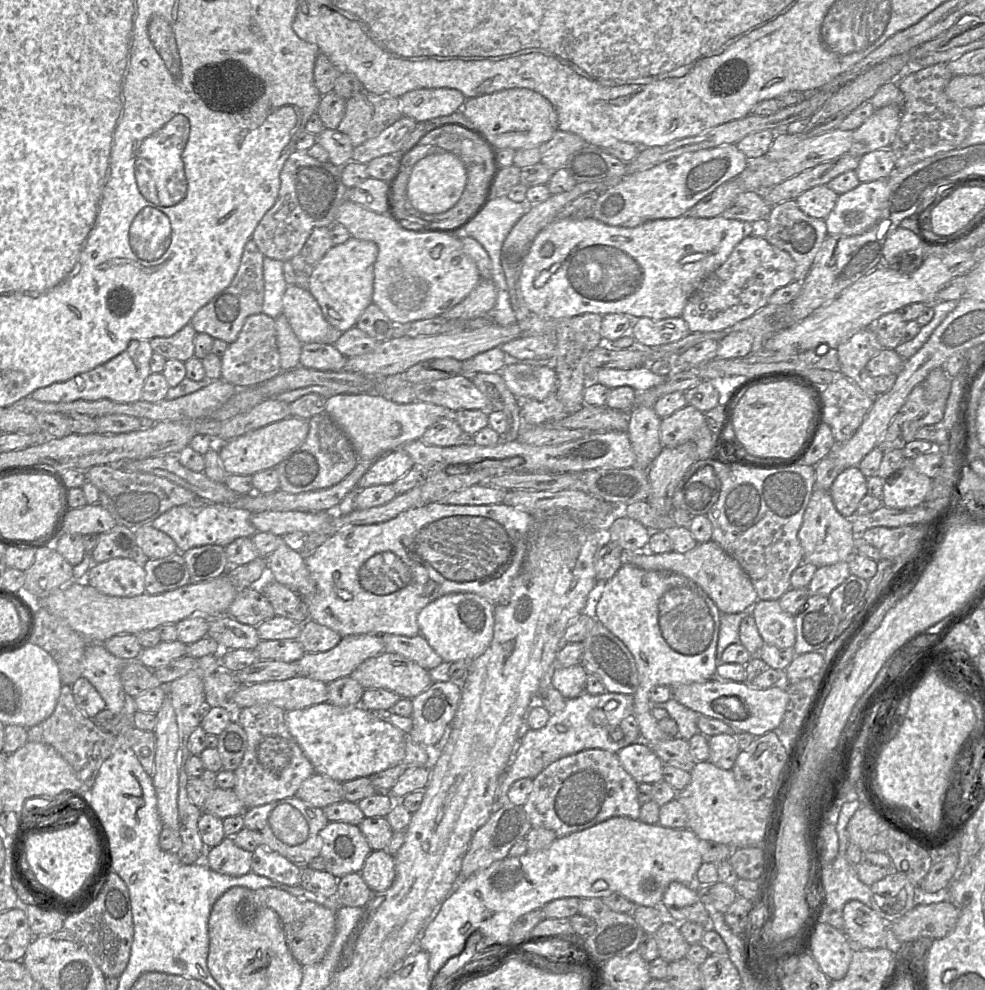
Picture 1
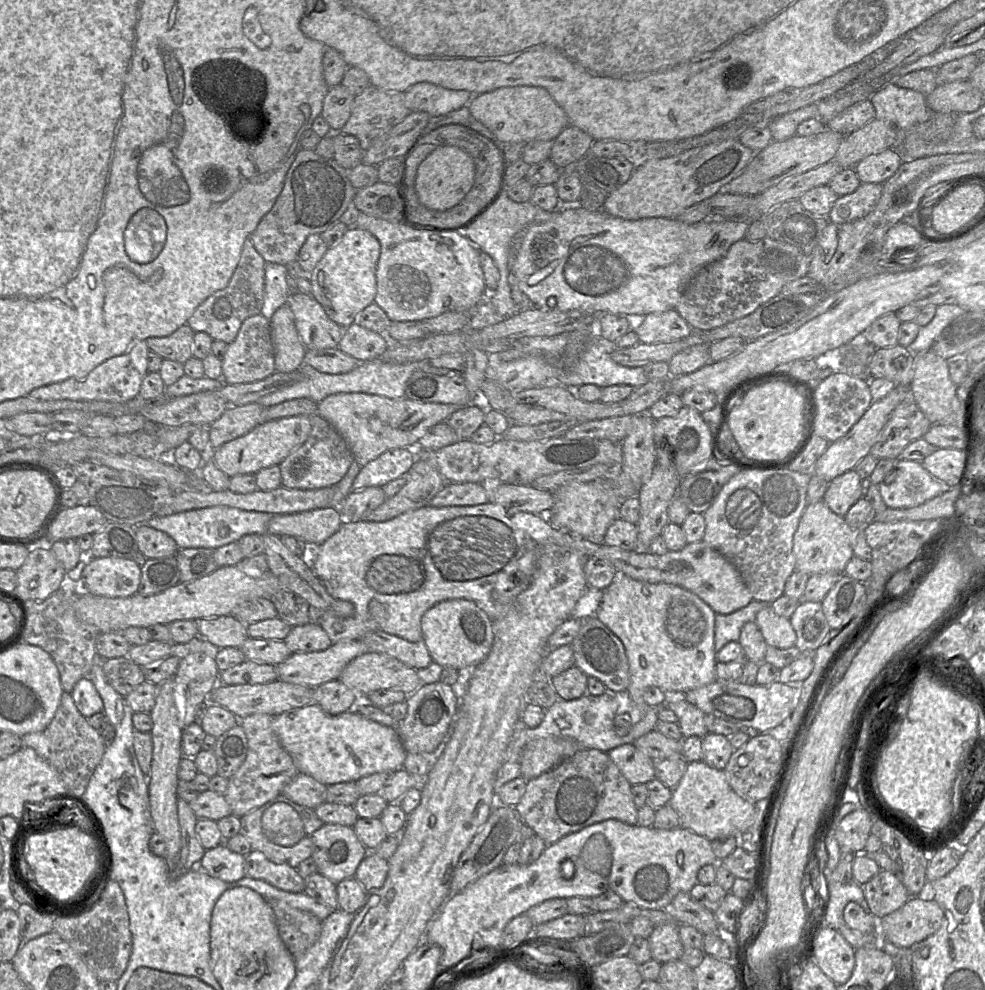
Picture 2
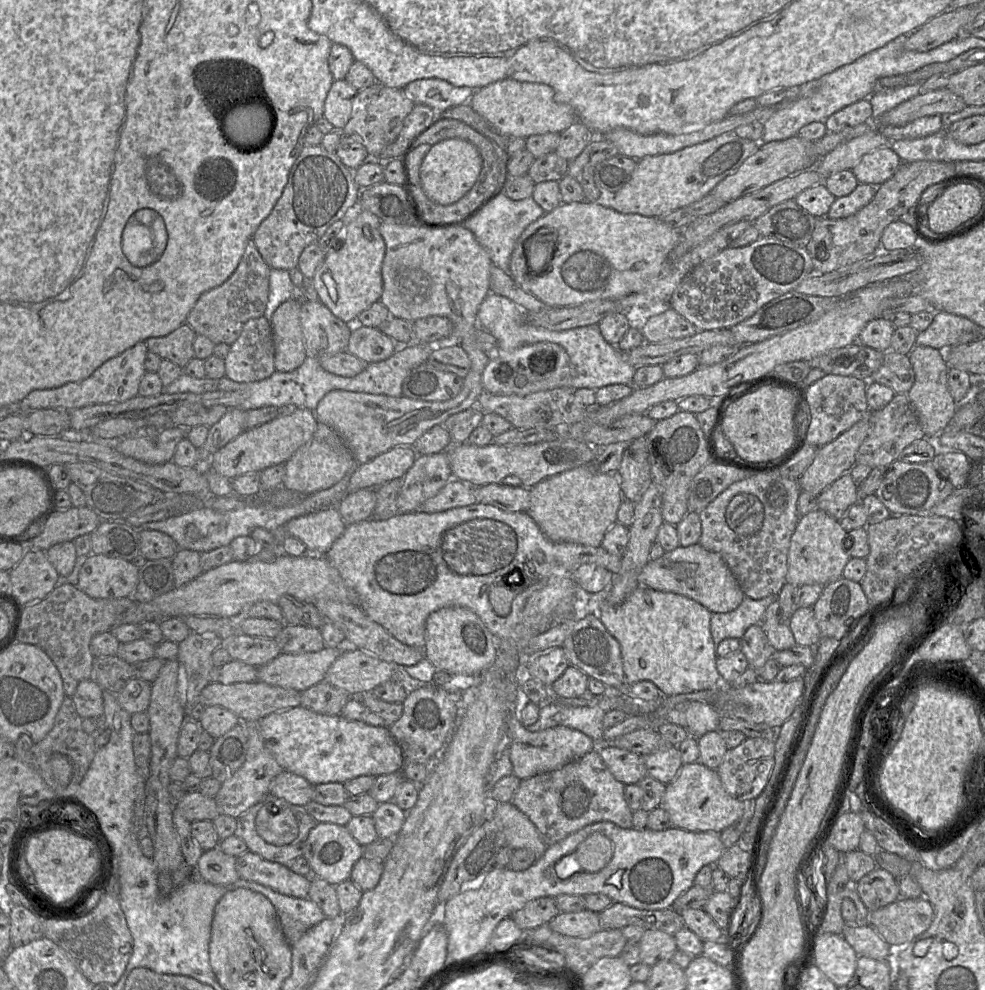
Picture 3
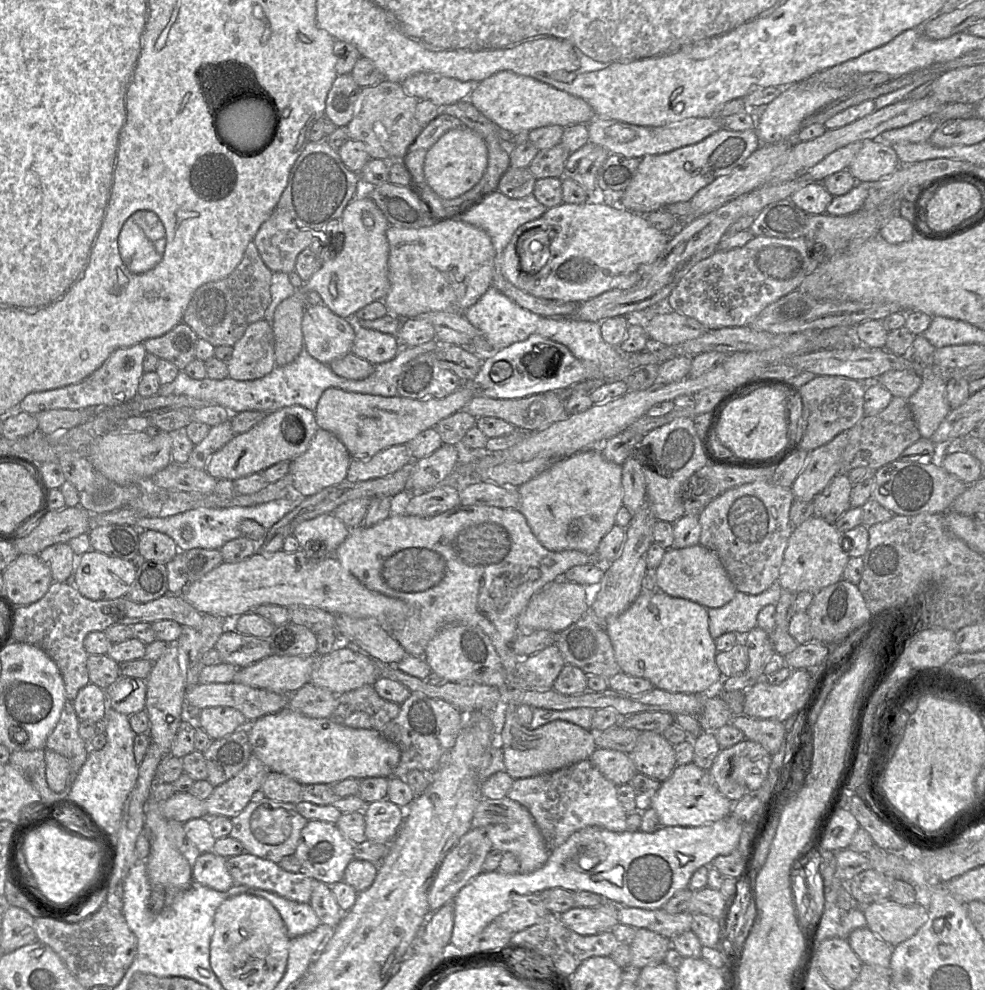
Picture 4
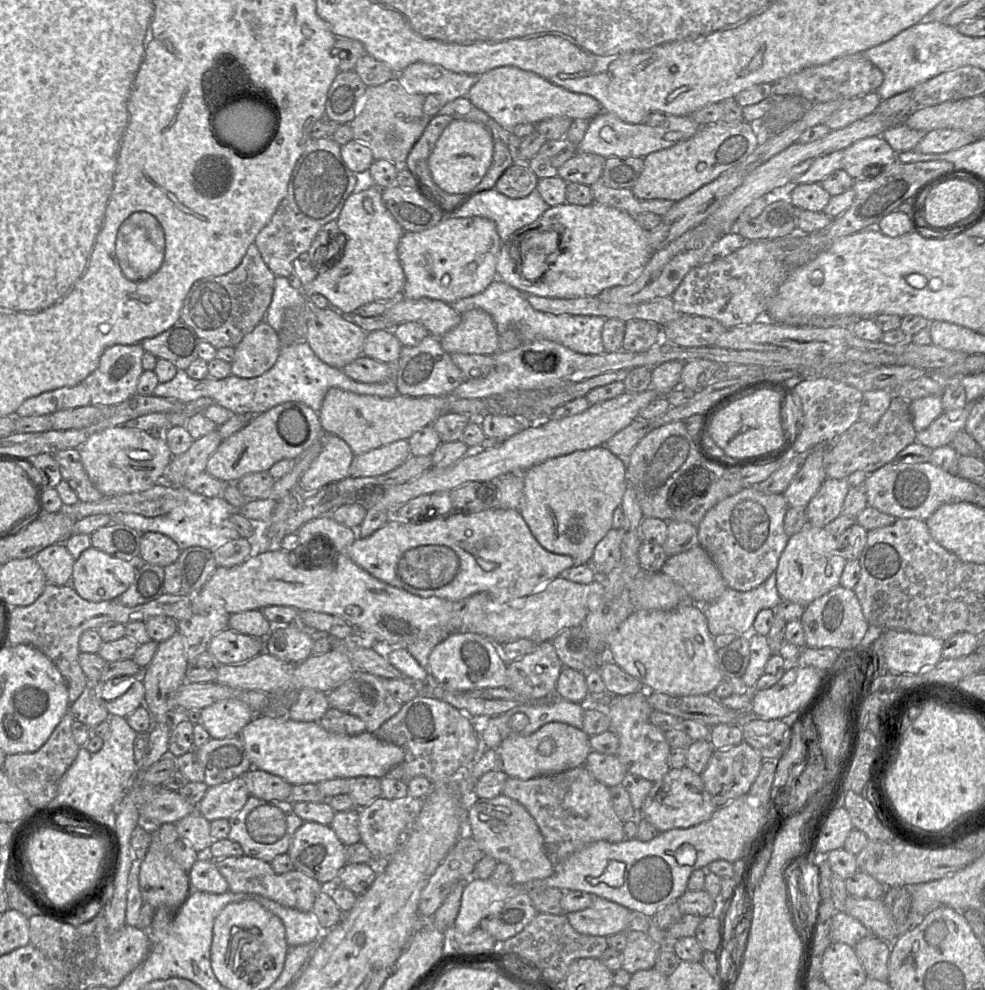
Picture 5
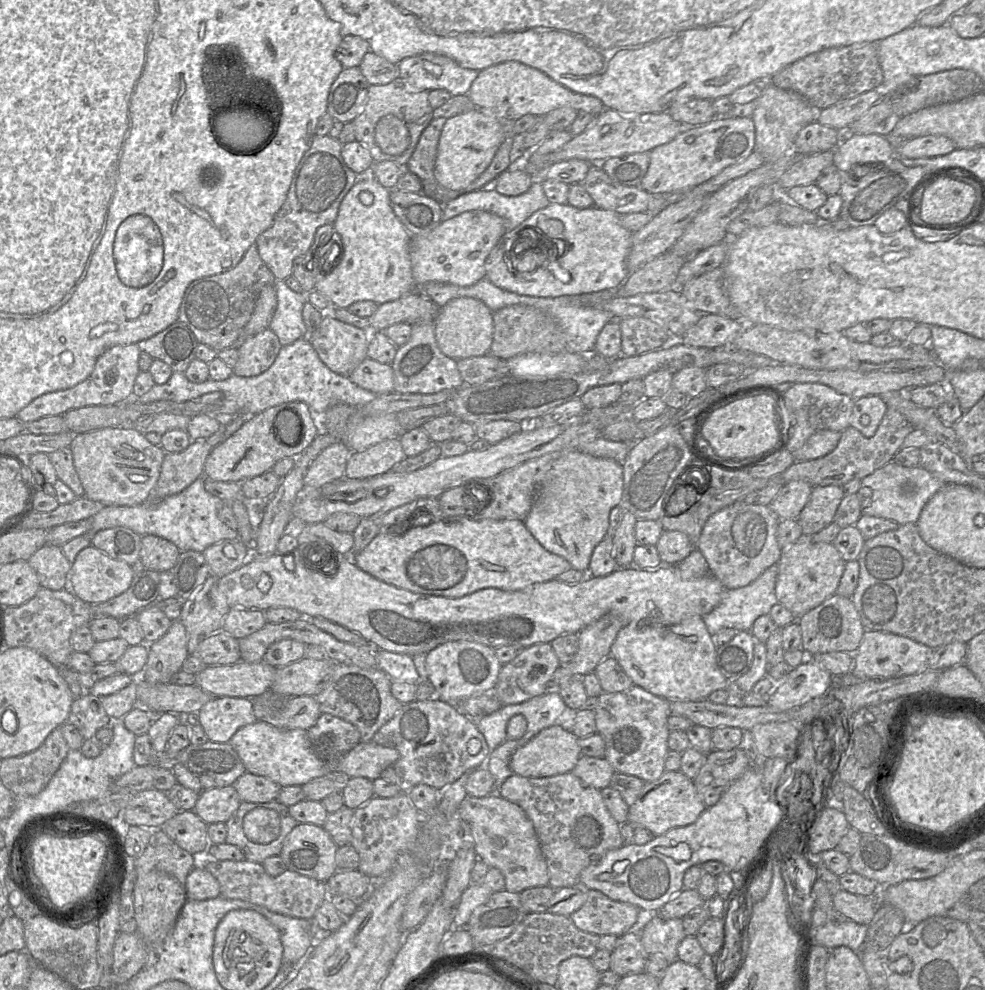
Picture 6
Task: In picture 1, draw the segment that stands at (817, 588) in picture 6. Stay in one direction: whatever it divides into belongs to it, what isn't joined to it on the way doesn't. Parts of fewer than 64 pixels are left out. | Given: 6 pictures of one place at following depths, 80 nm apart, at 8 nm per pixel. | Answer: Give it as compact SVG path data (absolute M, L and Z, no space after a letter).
M814 489L798 531L798 539L803 549L803 562L813 564L817 568L848 562L855 553L855 537L851 519L843 517L836 510L829 491Z

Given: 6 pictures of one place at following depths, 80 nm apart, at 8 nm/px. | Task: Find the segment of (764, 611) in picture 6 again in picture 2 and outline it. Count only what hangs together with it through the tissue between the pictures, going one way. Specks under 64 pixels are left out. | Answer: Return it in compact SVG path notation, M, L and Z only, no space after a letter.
M752 600L746 607L731 614L716 614L715 616L715 652L717 653L729 642L739 642L742 627L747 622L754 622L760 610L768 604Z

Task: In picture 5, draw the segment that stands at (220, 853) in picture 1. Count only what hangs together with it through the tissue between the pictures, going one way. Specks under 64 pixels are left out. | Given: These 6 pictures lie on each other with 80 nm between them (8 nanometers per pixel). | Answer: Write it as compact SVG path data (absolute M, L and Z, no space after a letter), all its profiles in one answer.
M215 859L196 860L189 873L192 890L222 894L229 890L226 879L220 874Z

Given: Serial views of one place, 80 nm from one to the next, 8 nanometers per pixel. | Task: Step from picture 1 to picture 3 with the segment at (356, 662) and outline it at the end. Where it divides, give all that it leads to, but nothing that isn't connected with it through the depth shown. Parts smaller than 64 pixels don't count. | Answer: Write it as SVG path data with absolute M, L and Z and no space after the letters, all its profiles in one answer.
M323 648L312 653L281 653L258 667L257 680L303 692L324 681L326 673L344 648Z

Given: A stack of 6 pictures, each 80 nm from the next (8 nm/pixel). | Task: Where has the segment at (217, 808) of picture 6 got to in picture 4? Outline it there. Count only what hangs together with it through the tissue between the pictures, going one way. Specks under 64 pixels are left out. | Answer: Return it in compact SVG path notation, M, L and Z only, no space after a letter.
M253 754L250 755L246 765L232 778L214 787L212 794L205 800L207 816L226 816L232 818L241 812L252 800L269 773L269 769Z

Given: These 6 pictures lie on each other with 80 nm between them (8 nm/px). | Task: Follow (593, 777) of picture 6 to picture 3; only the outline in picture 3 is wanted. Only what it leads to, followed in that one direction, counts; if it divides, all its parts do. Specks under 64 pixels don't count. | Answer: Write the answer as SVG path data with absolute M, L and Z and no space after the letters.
M612 744L600 745L597 750L614 778L624 785L638 784L647 776L643 756Z

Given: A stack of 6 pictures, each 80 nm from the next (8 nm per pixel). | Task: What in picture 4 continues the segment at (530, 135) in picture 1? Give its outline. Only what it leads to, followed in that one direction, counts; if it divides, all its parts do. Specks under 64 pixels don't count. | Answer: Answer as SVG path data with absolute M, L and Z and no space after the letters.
M499 71L477 83L468 100L492 122L509 132L531 131L548 125L565 128L573 124L588 124L595 117L594 110L584 99L511 71Z

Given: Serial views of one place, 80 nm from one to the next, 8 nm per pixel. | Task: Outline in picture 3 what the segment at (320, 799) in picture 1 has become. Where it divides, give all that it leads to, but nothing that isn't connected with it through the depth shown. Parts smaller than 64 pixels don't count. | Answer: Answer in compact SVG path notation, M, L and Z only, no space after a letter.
M282 771L271 781L268 793L291 804L305 806L312 801L313 785L297 774Z

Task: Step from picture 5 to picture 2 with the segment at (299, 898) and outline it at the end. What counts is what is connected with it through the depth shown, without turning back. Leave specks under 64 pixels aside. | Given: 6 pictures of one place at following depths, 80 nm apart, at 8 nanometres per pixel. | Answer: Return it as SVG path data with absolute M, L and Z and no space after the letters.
M252 850L245 855L244 872L245 877L263 880L284 891L297 893L305 888L304 878L295 868L285 863L274 863L259 851Z

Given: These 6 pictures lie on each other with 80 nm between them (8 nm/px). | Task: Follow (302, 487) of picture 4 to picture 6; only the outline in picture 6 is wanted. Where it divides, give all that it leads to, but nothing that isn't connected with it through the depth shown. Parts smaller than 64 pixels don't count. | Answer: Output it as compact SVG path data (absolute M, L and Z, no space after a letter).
M336 441L311 462L305 476L304 488L316 489L345 477L346 465L352 451L342 441Z

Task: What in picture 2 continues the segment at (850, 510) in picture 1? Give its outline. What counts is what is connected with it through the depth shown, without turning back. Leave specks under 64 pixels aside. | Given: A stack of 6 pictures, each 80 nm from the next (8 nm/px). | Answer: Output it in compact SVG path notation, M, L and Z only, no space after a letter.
M852 469L829 482L822 500L835 514L844 517L852 505L864 496L865 489L865 481Z

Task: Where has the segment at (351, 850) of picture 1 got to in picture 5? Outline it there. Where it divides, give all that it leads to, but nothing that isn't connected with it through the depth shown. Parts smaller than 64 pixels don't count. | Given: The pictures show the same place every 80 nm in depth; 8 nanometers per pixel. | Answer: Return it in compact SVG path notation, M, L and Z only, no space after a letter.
M304 821L295 831L287 854L295 870L317 880L325 888L336 882L336 877L346 864L345 846L339 841L329 825L322 825L314 821Z

